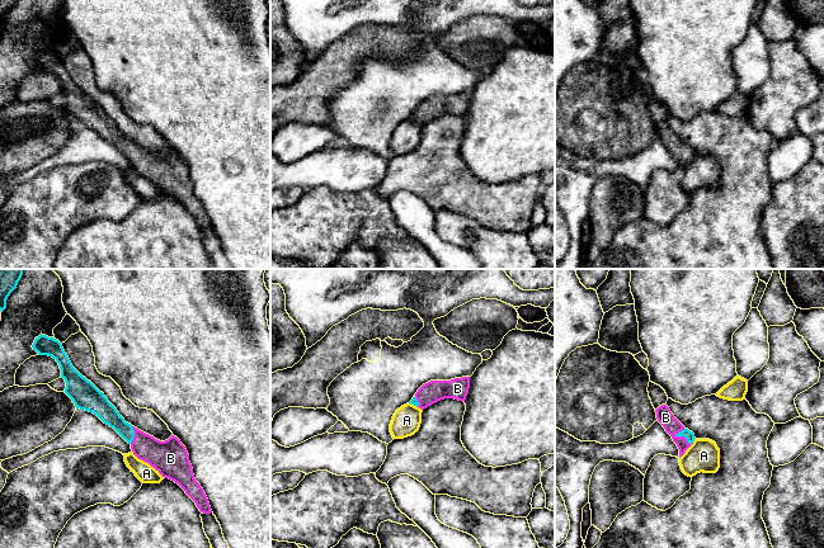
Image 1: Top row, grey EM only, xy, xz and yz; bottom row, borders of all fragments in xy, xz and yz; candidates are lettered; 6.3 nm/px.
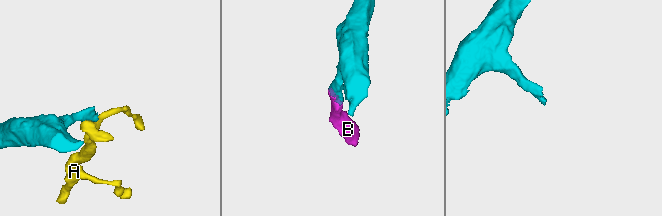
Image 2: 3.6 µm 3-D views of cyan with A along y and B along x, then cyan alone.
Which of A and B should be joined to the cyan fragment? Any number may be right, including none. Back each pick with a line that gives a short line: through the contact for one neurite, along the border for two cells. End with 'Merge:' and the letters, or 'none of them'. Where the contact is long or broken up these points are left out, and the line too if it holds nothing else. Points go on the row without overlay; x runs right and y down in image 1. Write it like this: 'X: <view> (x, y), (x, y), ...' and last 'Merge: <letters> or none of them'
B: yz (686, 149), (683, 151), (665, 133)
Merge: B

